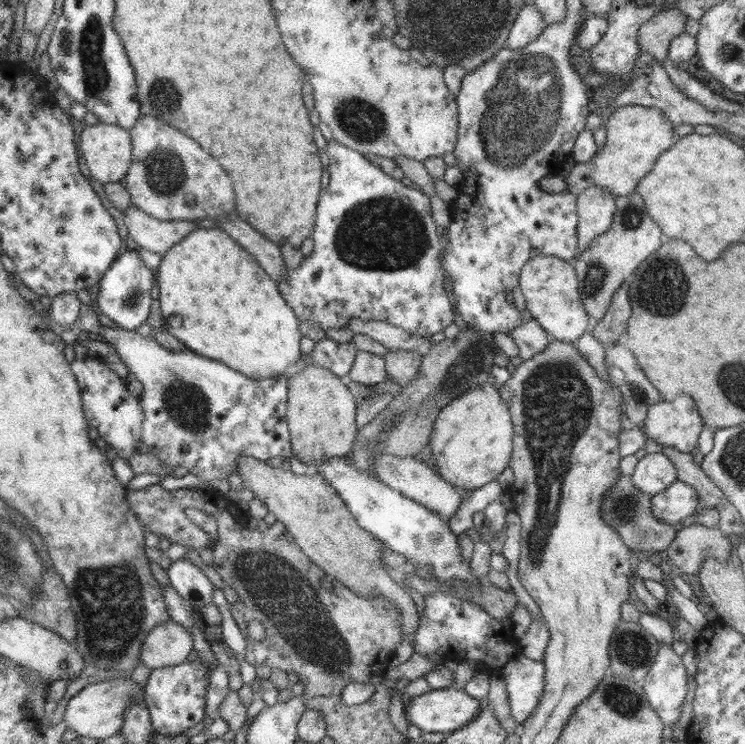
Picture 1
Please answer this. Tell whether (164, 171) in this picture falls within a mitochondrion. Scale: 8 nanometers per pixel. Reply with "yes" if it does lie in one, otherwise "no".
yes

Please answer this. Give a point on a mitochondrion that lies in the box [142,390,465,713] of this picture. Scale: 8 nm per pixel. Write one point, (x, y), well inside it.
(275, 585)

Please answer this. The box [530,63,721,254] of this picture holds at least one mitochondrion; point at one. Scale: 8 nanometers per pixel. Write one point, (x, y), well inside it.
(631, 218)

